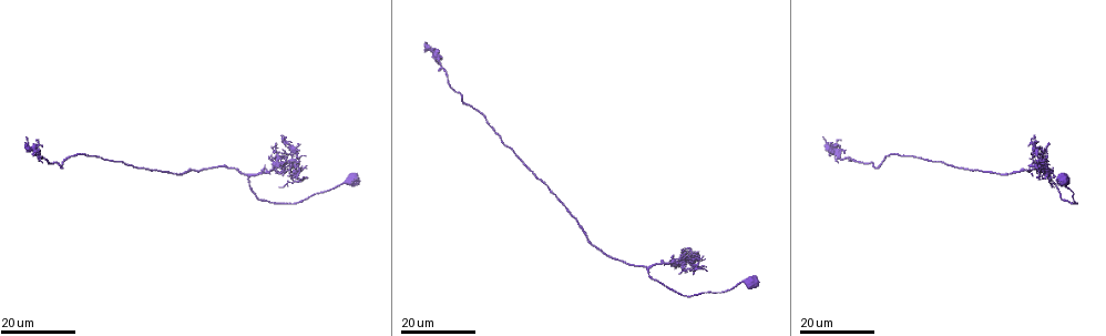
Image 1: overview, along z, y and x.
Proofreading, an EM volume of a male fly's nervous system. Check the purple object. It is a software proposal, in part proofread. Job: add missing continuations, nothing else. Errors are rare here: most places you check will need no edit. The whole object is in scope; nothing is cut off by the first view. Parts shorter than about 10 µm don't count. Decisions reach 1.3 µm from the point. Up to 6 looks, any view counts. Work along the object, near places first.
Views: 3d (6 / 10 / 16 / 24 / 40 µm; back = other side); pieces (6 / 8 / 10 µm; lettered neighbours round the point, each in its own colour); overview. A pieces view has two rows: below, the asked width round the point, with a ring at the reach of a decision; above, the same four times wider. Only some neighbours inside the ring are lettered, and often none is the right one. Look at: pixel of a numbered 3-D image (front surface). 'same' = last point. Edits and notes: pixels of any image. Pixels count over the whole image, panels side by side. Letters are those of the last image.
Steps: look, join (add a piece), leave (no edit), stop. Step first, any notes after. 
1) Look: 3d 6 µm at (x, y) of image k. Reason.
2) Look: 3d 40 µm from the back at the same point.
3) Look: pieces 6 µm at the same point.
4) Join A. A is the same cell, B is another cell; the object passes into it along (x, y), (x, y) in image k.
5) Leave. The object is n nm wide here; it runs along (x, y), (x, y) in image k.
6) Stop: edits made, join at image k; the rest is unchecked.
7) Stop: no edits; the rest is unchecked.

Look: 3d 24 µm at (276, 147) of image 1. Tapers out.

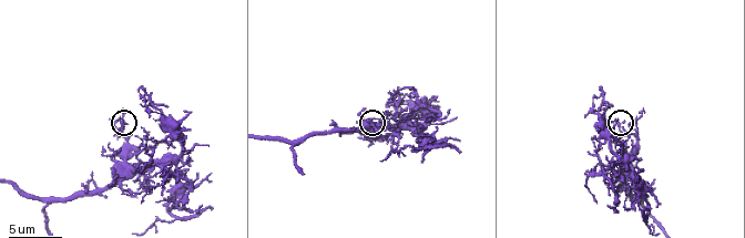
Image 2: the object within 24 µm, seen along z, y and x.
Look: pieces 10 µm at (121, 119) of image 2. See the neighbours.

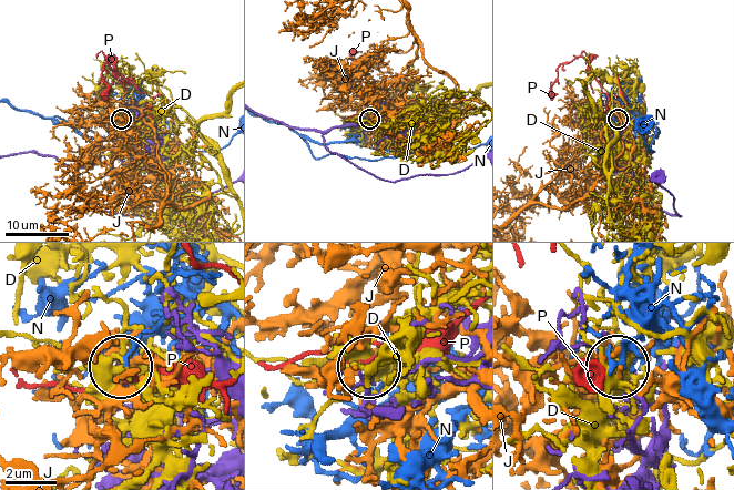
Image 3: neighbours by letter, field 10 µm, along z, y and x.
Leave. D, J, N and P are other cells; none of them fits.

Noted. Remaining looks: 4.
Look: pieces 10 µm at (649, 205) of image 2. Thin end.

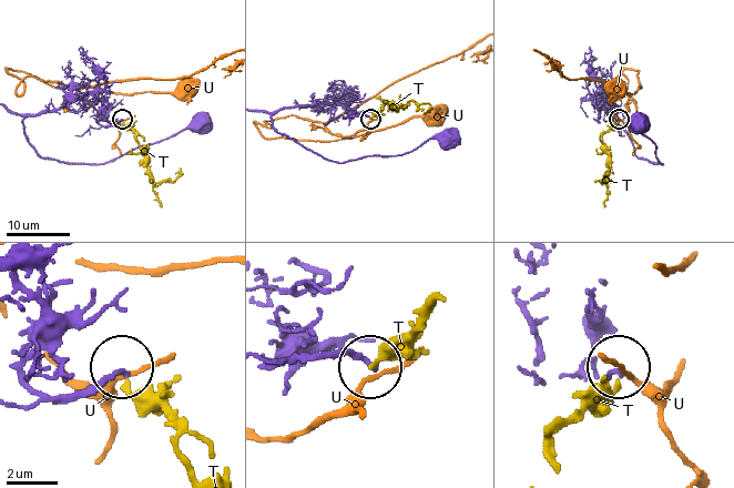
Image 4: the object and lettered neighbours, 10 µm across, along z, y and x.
Leave. T and U are other cells; it runs along (19, 284), (42, 316), (29, 386), (73, 398), (116, 369) in image 4; none of them fits.

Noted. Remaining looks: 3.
Look: 3d 24 µm at (439, 71) of image 1. Branch stops here.

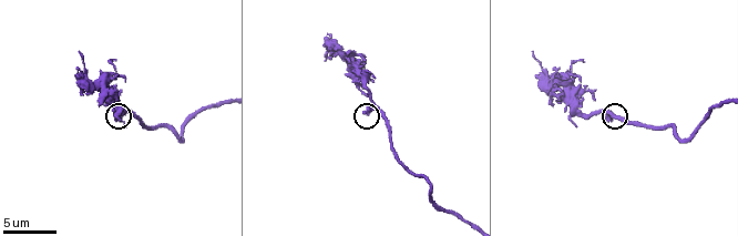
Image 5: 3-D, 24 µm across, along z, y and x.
Look: pieces 10 µm at (363, 110) of image 5.

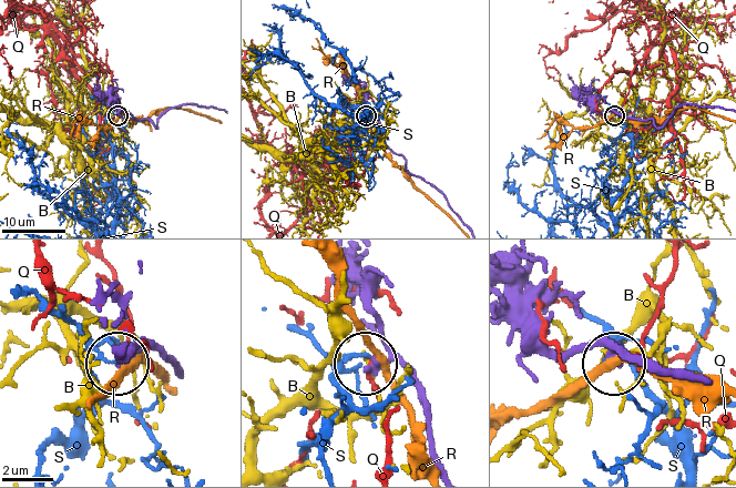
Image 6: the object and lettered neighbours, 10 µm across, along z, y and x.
Leave. B, Q, R and S are other cells; no lettered piece goes on from it.

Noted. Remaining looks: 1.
Stop: no edits; the rest is unchecked.

